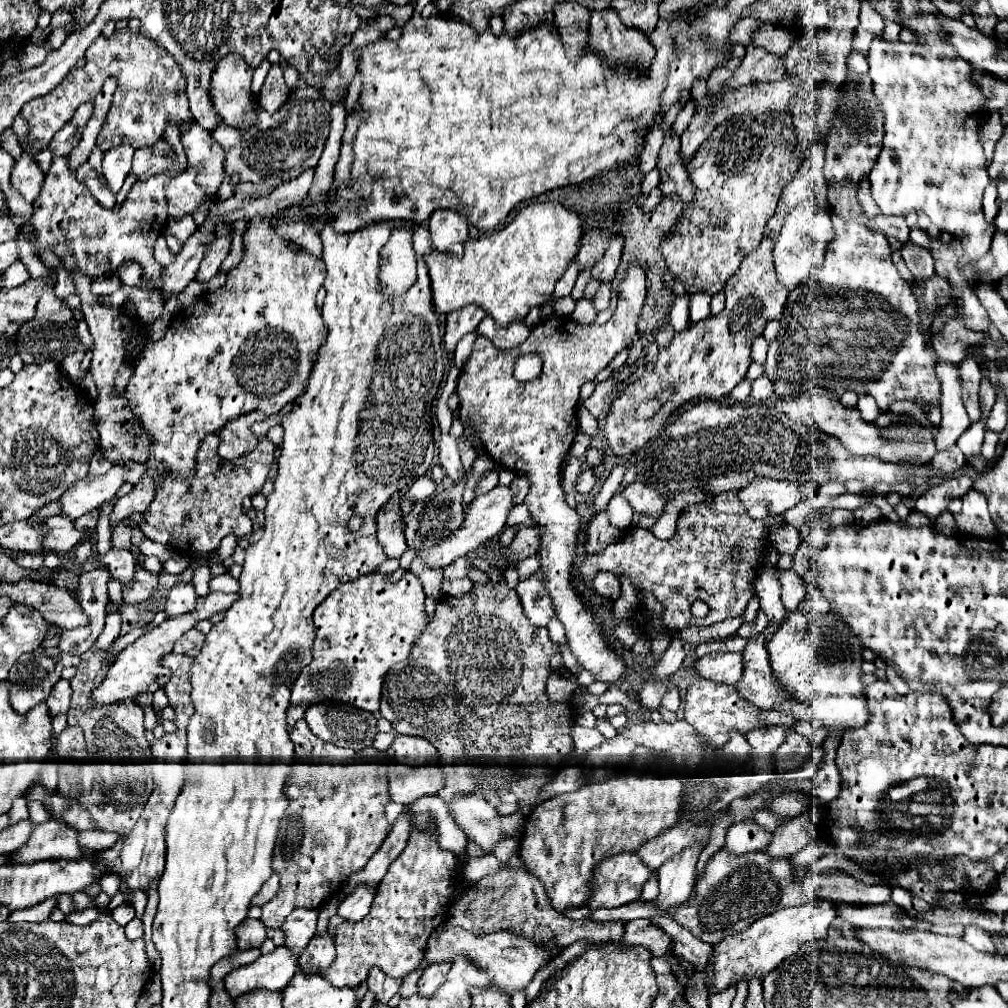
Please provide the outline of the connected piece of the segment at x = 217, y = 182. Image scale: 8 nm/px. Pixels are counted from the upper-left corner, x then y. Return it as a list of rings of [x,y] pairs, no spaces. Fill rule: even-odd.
[[[197,122],[181,130],[181,138],[189,166],[199,168],[199,176],[195,178],[195,182],[201,184],[209,198],[215,198],[225,178],[225,154],[221,146],[213,140],[211,132],[201,128]]]

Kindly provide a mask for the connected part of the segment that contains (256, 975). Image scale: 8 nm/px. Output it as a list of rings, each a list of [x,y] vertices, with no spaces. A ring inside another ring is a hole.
[[[285,946],[263,954],[255,962],[241,966],[225,976],[225,990],[231,998],[239,998],[253,990],[283,990],[295,974],[295,958]]]

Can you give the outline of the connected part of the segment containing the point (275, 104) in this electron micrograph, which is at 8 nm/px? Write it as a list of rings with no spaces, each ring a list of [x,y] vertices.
[[[275,64],[275,66],[271,66],[271,70],[267,74],[267,80],[265,80],[265,84],[259,92],[259,106],[263,110],[267,110],[269,114],[273,114],[283,106],[289,92],[291,90],[283,80],[283,70],[279,68],[279,64]]]

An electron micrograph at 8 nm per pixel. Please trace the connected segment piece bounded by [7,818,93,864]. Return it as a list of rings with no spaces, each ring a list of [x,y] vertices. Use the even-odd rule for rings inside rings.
[[[55,818],[41,822],[33,828],[29,842],[7,856],[9,864],[39,862],[39,860],[79,860],[93,852],[83,852],[77,846],[77,830],[57,822]]]

